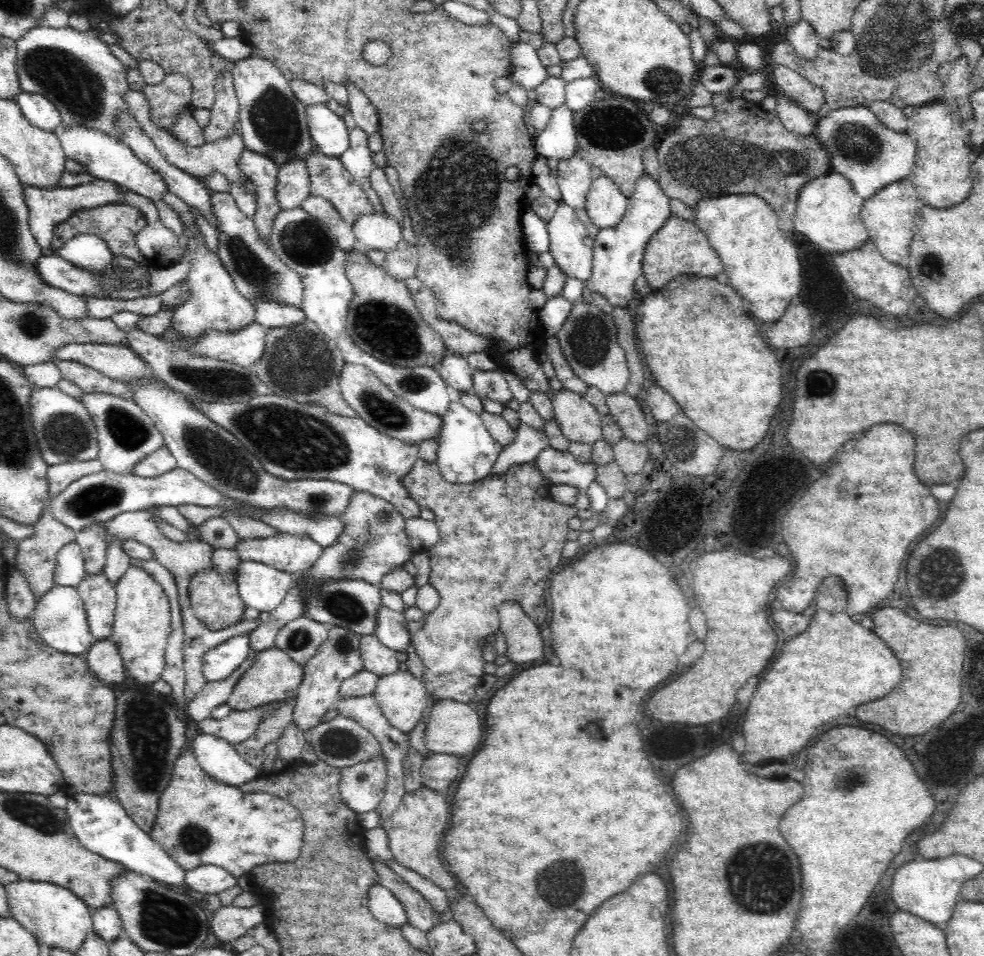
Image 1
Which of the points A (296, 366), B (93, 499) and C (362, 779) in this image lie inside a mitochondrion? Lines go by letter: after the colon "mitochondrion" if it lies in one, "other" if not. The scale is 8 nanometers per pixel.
A: mitochondrion
B: mitochondrion
C: mitochondrion

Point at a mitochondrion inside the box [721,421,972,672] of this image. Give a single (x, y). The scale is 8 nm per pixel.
(941, 573)

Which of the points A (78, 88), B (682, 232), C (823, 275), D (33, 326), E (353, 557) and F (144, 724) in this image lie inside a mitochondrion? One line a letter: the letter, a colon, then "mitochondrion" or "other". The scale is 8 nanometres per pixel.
A: mitochondrion
B: other
C: other
D: mitochondrion
E: mitochondrion
F: mitochondrion

